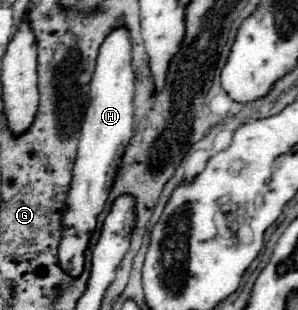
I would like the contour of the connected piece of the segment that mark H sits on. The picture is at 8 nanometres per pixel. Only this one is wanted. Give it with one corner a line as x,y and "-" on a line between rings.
124,27
114,29
100,47
96,71
90,81
90,103
86,119
80,131
78,155
72,169
72,183
66,195
66,207
62,211
62,239
58,245
60,267
72,277
80,277
84,271
86,249
96,229
98,215
104,209
112,181
120,167
126,145
132,137
132,97
134,97
134,71
130,67
130,39

